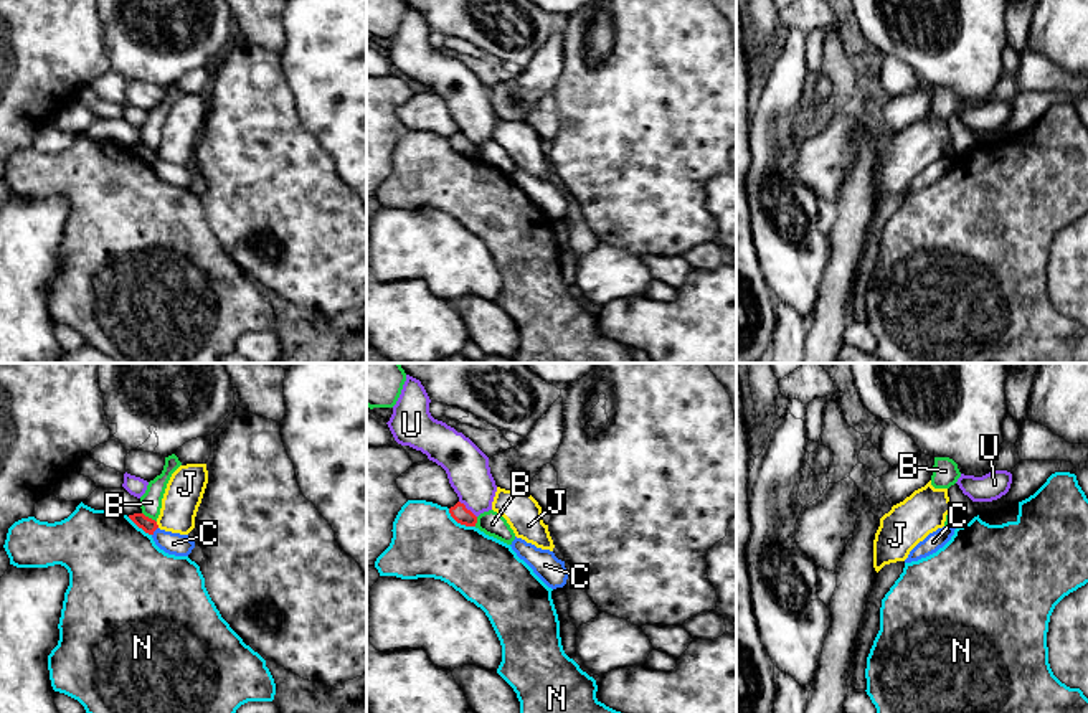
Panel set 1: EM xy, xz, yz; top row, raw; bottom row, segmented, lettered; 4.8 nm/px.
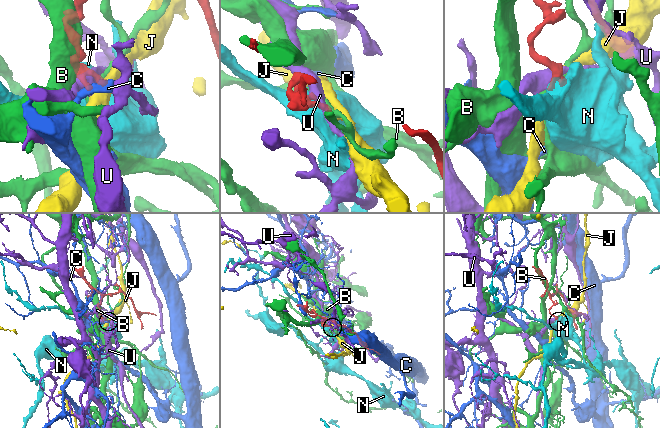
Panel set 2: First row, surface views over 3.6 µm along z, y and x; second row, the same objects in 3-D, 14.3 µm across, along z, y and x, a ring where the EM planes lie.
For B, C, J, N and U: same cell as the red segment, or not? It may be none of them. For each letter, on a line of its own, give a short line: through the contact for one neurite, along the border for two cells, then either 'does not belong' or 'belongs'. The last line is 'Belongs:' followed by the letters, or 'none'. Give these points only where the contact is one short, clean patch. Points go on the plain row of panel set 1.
B: does not belong
C: line xy (157, 157), (152, 165); does not belong
J: line xy (156, 152), (159, 157); does not belong
N: does not belong
U: does not belong
Belongs: none

